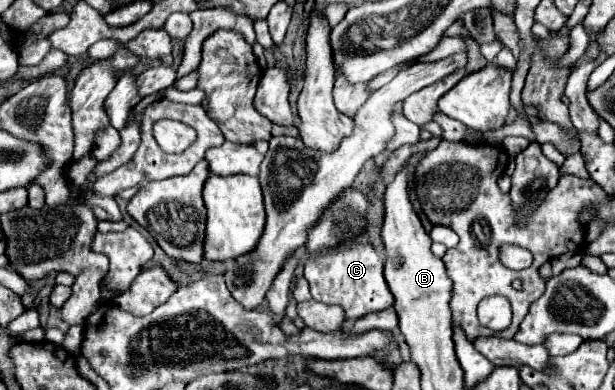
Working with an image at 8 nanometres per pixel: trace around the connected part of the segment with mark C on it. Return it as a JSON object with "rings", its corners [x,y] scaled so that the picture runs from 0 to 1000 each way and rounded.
{"rings":[[[579,621],[559,641],[530,641],[507,651],[498,667],[494,708],[504,723],[507,764],[527,779],[550,779],[559,790],[563,821],[582,821],[605,800],[621,800],[641,785],[637,749],[624,718],[624,667],[602,621]]]}

